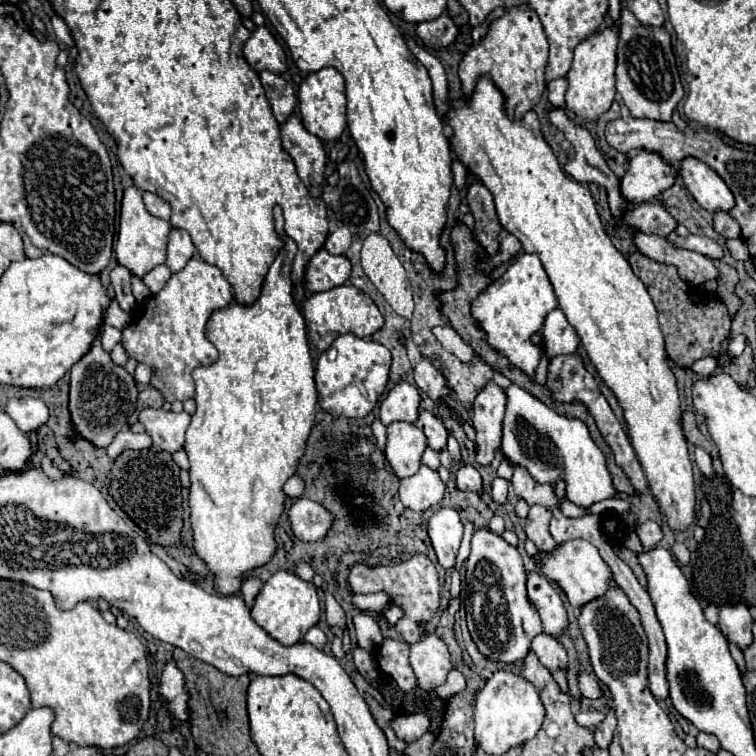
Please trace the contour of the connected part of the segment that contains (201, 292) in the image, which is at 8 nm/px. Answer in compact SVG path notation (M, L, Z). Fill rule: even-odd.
M194 254L186 268L174 272L164 288L144 300L144 312L138 320L122 330L122 344L128 356L152 368L150 386L154 386L168 402L194 398L192 370L202 364L212 364L218 358L216 348L206 338L206 322L210 314L232 302L232 286L220 268L206 264Z

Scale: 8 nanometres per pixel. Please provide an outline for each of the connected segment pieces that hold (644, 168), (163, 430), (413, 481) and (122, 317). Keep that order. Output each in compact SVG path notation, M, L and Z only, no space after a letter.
M636 150L630 154L626 174L620 178L620 192L622 192L624 200L628 200L628 202L648 202L648 200L658 198L668 186L672 186L676 180L676 174L678 174L678 168L670 166L658 154L652 154L646 150Z
M146 408L140 412L140 422L146 426L146 432L152 436L154 444L170 454L184 448L184 432L190 424L186 412L174 414L166 410Z
M424 464L414 476L400 480L400 500L406 508L414 512L422 512L436 506L442 500L444 490L446 486L442 484L438 472L430 470Z
M112 300L112 302L110 302L110 306L108 306L108 310L106 310L104 324L114 326L114 328L118 328L118 330L122 330L128 322L130 322L130 314L128 314L128 312L124 312L124 310L118 306L118 302L116 302L116 300Z

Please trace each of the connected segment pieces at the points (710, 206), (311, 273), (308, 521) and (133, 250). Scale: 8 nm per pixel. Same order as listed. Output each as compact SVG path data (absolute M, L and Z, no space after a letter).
M686 158L680 162L680 178L694 200L708 212L724 210L734 206L734 196L724 180L702 160Z
M320 248L304 272L304 286L308 292L324 292L334 286L342 286L350 278L350 260L346 256L334 256L326 248Z
M304 496L296 498L286 514L294 536L302 542L324 540L332 526L332 512L326 510L320 502L308 500Z
M130 186L124 190L122 204L120 204L120 230L118 230L118 242L116 242L116 258L122 266L126 266L132 274L144 276L154 266L162 264L166 260L166 240L170 232L170 222L160 220L152 216L144 202L142 202L142 190L136 186Z

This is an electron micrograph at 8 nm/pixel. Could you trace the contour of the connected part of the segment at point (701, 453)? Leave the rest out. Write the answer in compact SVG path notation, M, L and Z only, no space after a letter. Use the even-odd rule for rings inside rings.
M696 447L694 456L696 466L700 468L700 472L702 472L704 476L710 476L710 474L714 472L714 468L712 468L712 459L710 455L705 452L702 448Z

